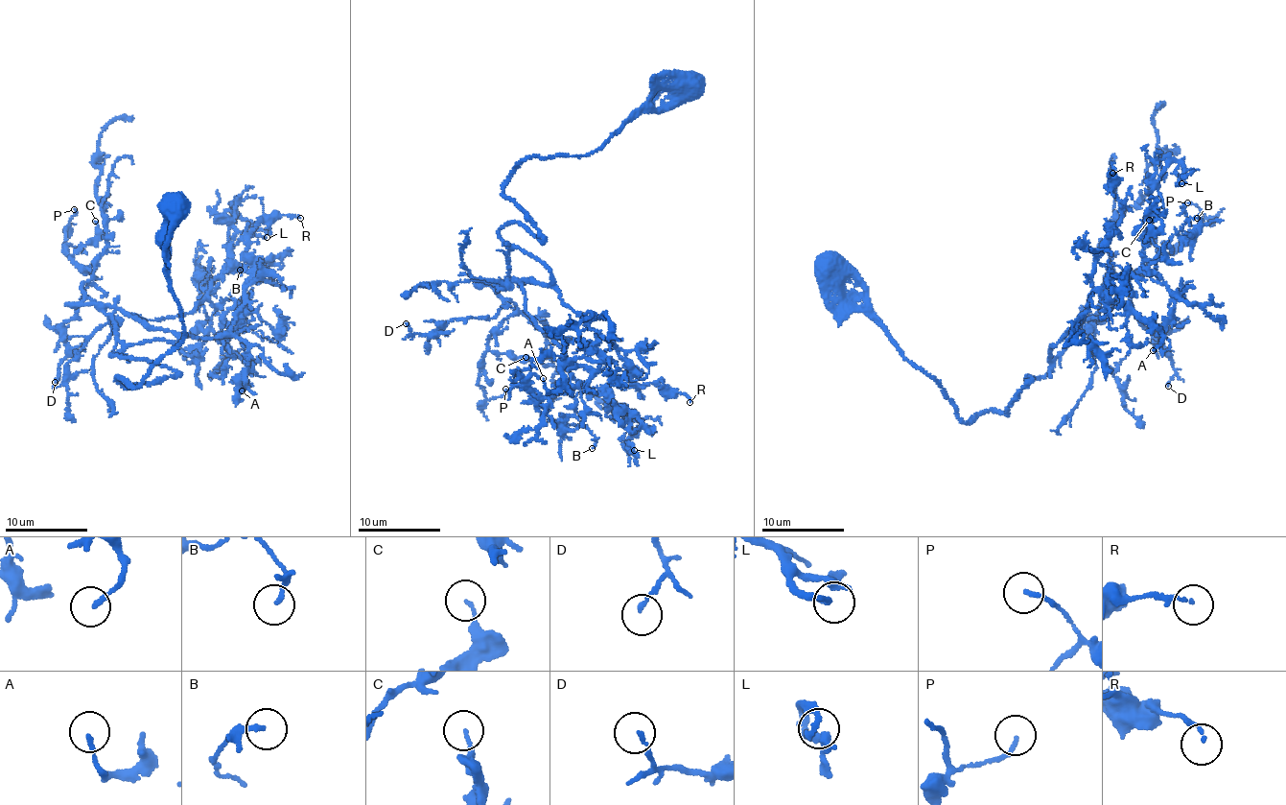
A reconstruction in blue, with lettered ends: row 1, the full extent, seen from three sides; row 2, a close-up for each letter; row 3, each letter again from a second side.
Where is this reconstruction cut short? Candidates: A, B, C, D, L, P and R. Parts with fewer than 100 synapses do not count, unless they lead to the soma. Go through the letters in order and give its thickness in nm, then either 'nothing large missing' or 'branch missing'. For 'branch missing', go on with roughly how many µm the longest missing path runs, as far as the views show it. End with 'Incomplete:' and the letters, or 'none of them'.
A: calibre 160 nm; nothing large missing
B: calibre 120 nm; nothing large missing
C: calibre 100 nm; nothing large missing
D: calibre 110 nm; nothing large missing
L: calibre 240 nm; nothing large missing
P: calibre 130 nm; nothing large missing
R: calibre 100 nm; nothing large missing
Incomplete: none of them

